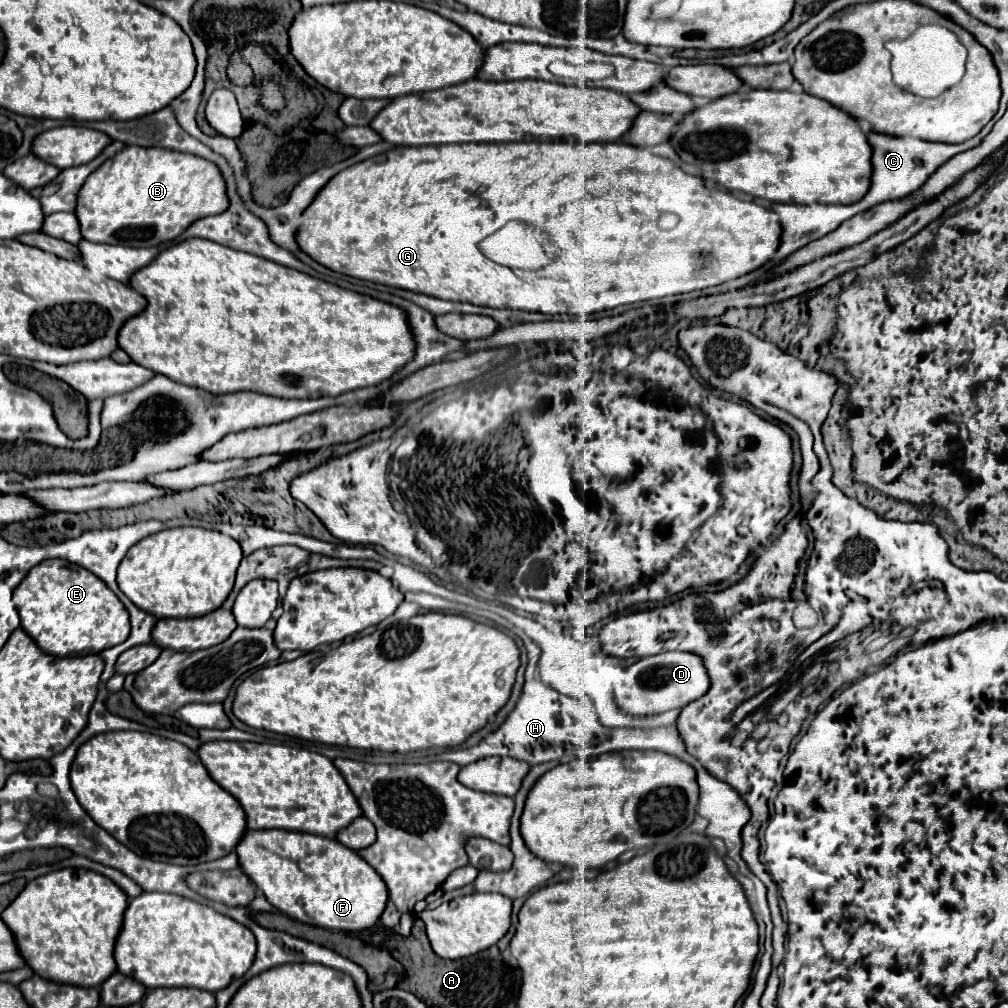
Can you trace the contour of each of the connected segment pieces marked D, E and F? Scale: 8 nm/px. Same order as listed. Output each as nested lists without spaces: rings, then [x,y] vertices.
[[[666,652],[648,656],[632,664],[624,670],[624,680],[616,690],[616,702],[620,710],[630,716],[652,716],[672,708],[684,708],[686,704],[698,700],[704,692],[708,692],[710,678],[702,668],[702,660],[696,654],[688,652]]]
[[[54,558],[36,564],[16,586],[14,604],[26,634],[52,656],[98,654],[124,642],[130,634],[128,610],[118,596],[98,576],[66,560],[60,562]]]
[[[246,830],[236,846],[242,870],[286,916],[328,930],[372,928],[388,902],[384,880],[354,850],[334,838],[292,830]]]

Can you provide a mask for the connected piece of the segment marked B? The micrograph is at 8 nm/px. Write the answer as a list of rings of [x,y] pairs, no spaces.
[[[126,146],[114,158],[108,158],[98,166],[78,192],[76,218],[80,224],[82,238],[90,242],[122,244],[122,246],[158,246],[162,242],[178,238],[196,218],[220,214],[228,208],[228,196],[220,170],[208,160],[196,158],[194,154],[164,150],[164,148],[140,148]]]

